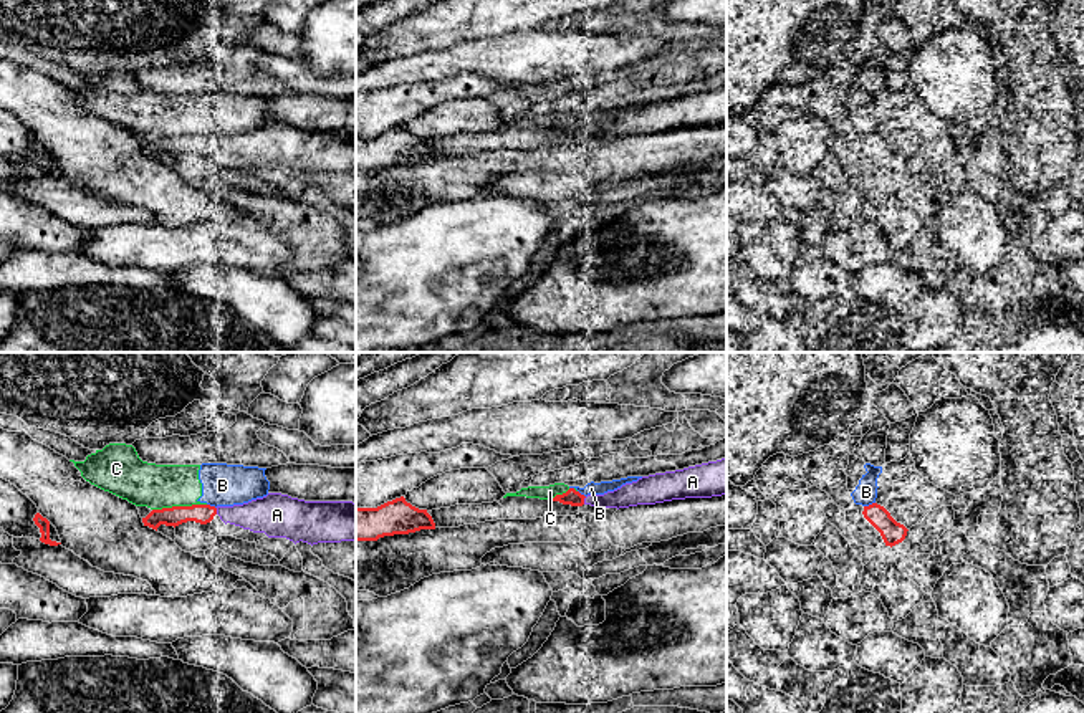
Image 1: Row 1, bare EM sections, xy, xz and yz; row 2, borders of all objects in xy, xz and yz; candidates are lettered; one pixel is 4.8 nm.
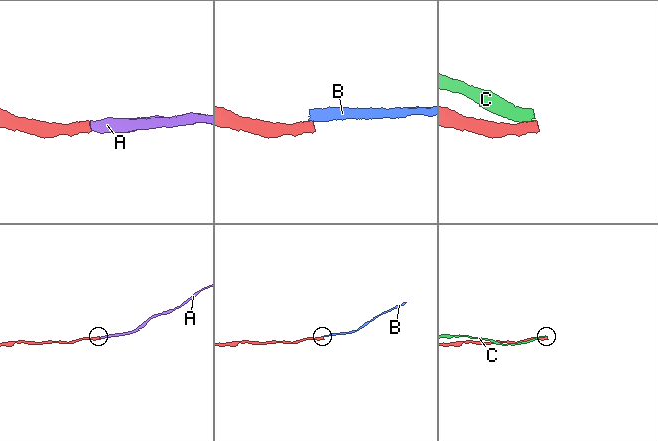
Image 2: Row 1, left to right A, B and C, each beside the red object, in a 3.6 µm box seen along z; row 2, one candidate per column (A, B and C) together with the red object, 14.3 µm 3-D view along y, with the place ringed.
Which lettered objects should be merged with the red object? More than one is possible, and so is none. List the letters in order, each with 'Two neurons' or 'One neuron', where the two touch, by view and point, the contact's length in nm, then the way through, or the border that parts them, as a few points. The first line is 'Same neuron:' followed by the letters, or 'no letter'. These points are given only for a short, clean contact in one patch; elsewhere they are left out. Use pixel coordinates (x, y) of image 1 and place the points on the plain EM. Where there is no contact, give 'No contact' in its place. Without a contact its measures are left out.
Same neuron: A
A: One neuron. Touches red at xz (583, 129). Shared border 40 nm
B: Two neurons. Touches red at yz (869, 134). Shared border 60 nm
C: Two neurons. Touches red at xy (179, 136). Shared border 260 nm

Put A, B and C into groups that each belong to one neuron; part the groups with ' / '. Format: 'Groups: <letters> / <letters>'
Groups: A / B C

